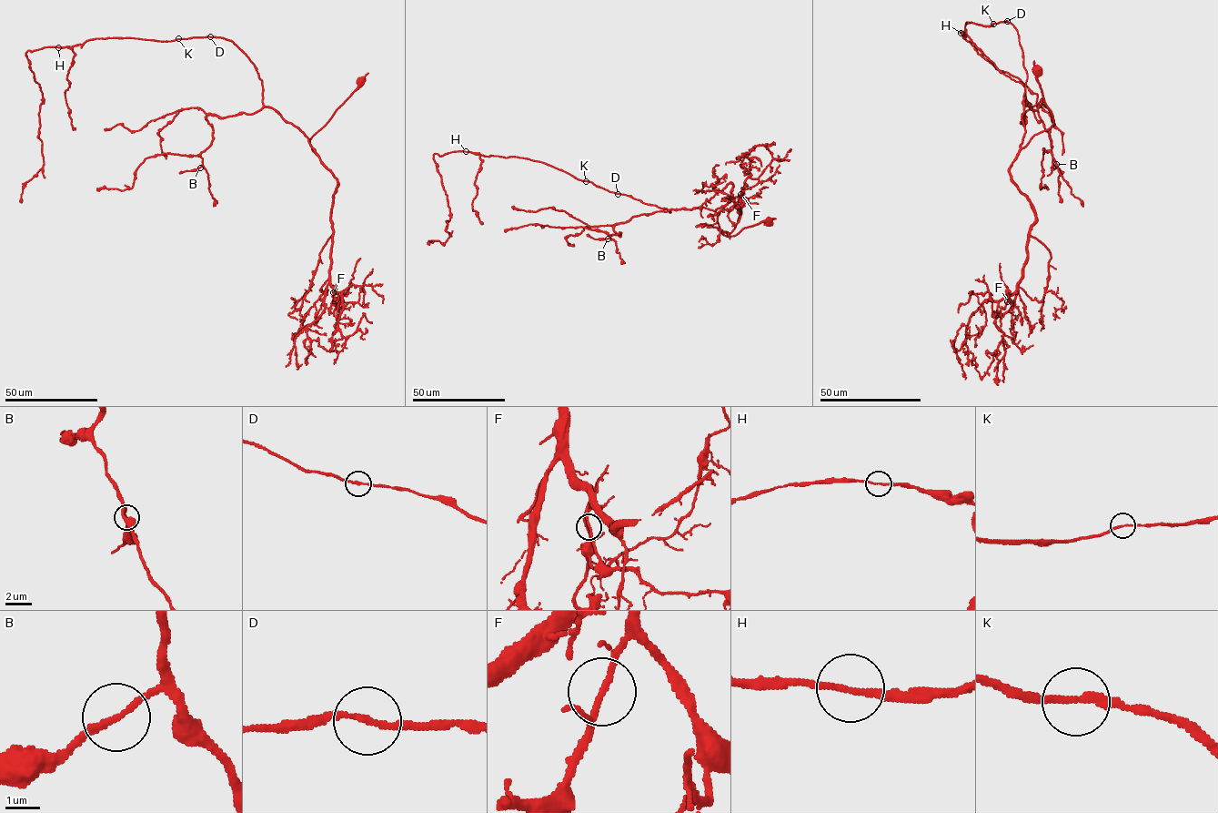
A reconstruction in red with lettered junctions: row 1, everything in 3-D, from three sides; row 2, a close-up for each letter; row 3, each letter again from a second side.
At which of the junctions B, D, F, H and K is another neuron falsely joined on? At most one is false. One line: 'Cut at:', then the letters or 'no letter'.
Cut at: no letter

